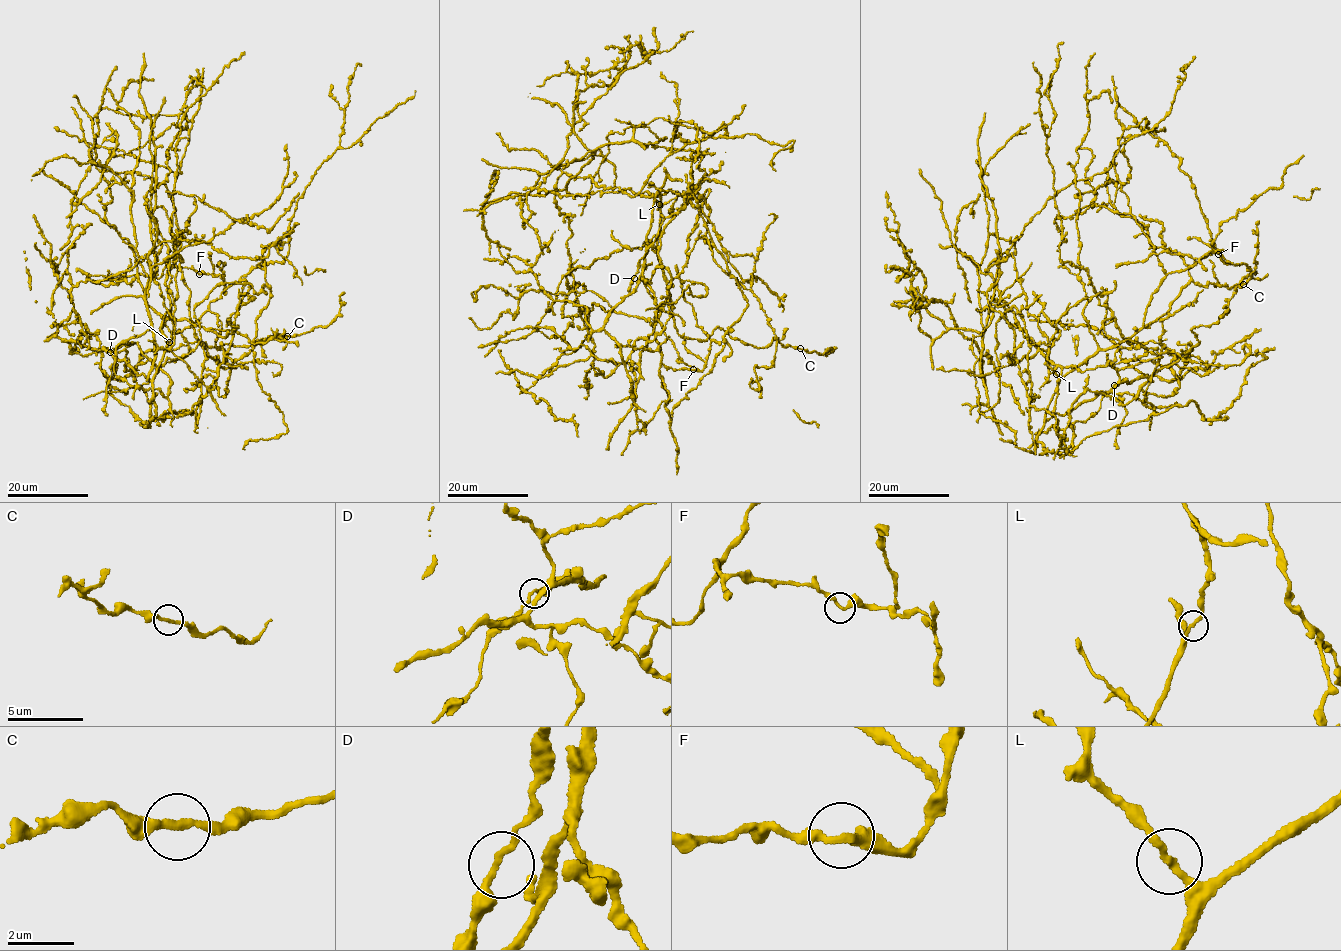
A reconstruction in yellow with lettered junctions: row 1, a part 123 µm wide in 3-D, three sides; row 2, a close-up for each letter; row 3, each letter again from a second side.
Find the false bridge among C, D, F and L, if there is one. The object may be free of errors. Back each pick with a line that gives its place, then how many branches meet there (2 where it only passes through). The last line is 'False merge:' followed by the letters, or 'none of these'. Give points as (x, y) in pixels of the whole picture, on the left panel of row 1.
False merge: none of these

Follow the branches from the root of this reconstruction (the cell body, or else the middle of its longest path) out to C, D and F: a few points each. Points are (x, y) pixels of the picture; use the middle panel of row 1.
C: (660, 208), (660, 189), (642, 276), (668, 291), (680, 336), (717, 327), (800, 348)
D: (660, 208), (660, 189), (653, 205), (647, 253), (634, 278)
F: (660, 208), (656, 247), (670, 294), (657, 311), (655, 339), (662, 364), (693, 369)

